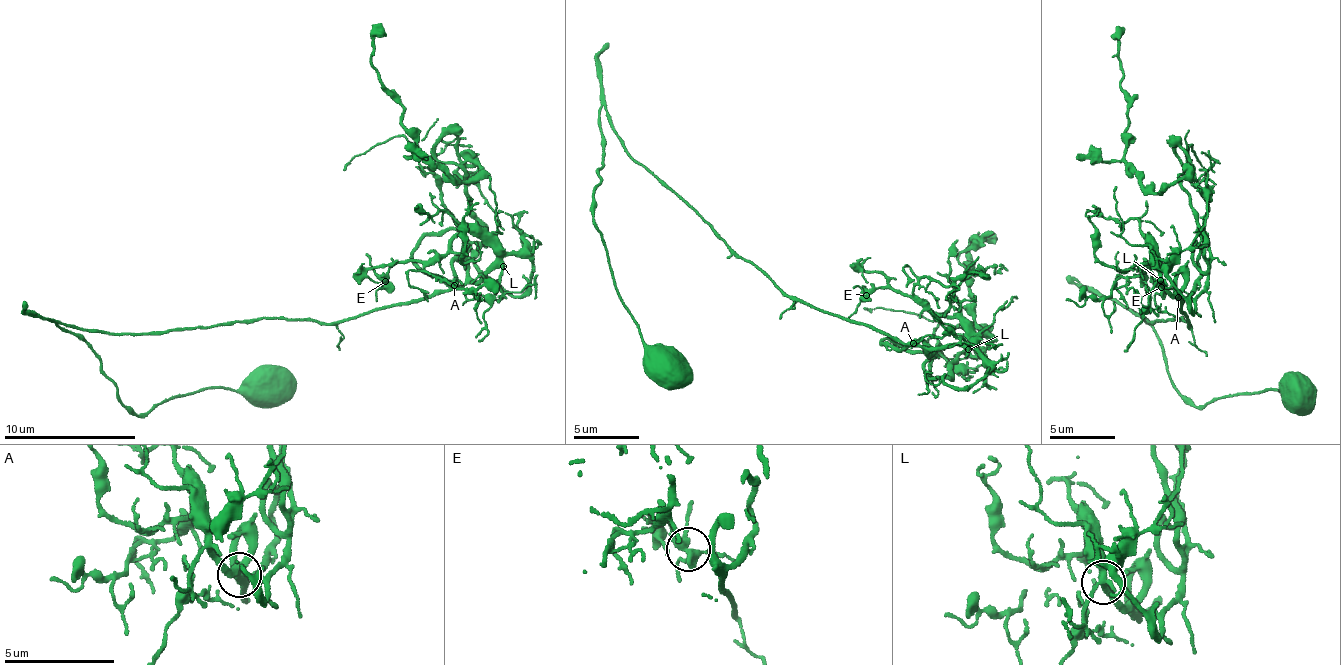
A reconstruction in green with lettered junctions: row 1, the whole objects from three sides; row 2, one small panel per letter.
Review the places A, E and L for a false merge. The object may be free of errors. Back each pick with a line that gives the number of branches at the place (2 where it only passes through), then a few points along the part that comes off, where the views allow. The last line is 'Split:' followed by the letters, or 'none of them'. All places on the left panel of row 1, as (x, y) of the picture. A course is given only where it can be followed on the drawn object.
Split: none of them

